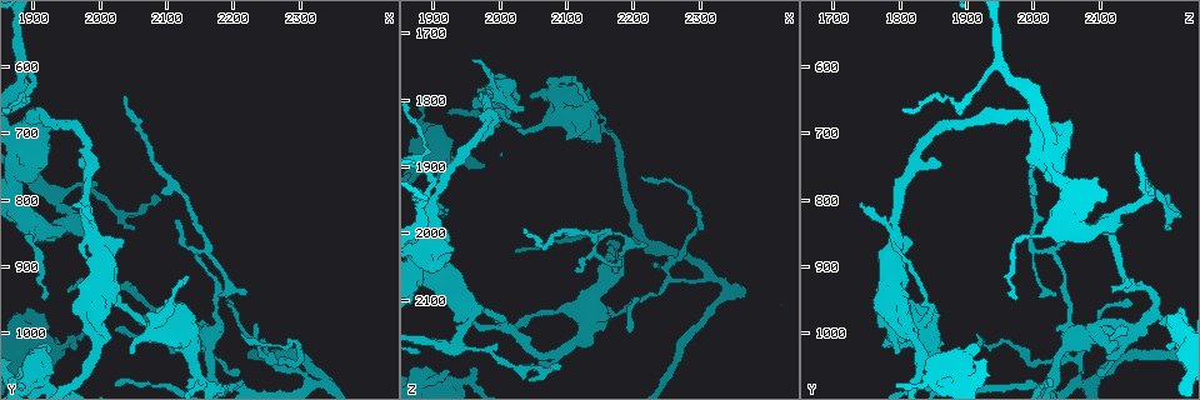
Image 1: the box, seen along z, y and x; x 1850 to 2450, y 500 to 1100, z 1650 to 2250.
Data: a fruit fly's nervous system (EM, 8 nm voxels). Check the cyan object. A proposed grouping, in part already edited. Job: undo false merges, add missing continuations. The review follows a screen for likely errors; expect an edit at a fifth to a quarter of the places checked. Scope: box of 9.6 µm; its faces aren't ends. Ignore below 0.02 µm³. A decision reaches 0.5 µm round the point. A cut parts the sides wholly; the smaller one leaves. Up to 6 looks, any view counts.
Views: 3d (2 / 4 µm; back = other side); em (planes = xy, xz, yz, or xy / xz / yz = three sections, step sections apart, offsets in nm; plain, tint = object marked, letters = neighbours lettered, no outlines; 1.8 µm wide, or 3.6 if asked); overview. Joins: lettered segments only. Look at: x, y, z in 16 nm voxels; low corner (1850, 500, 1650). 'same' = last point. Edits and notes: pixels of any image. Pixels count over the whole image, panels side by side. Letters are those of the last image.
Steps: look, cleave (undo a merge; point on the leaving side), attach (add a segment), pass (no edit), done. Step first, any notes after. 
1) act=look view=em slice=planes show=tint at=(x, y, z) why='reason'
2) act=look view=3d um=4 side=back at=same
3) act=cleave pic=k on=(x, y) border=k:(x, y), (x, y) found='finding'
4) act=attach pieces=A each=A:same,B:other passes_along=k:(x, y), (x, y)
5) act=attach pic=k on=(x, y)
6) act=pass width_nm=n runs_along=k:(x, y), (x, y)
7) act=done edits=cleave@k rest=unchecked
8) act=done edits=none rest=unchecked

act=look view=em um=3.6 slice=yz step=16 show=tint at=(1890, 755, 2030) why='abrupt turn'

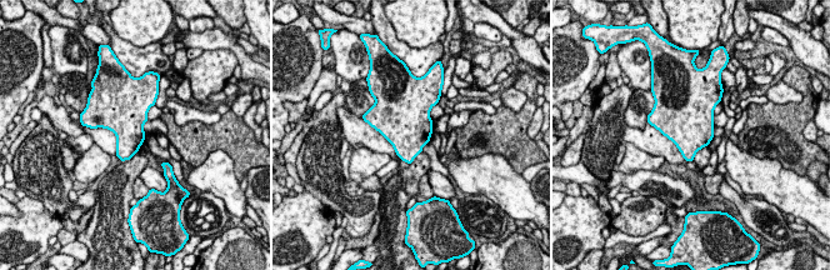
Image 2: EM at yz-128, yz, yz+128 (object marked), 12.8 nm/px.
act=look view=em um=3.6 slice=planes show=tint at=same why='another direction'

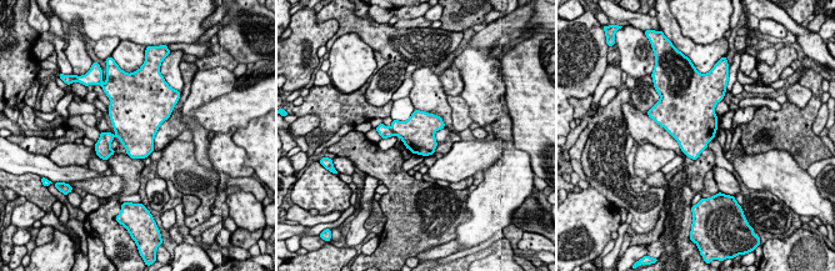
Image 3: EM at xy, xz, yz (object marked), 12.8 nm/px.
act=look view=em um=3.6 slice=planes show=letters at=same

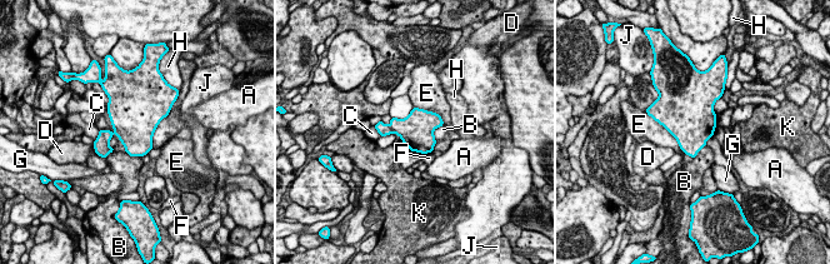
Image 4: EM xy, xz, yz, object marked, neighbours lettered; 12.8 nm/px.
act=cleave pic=4 on=(409, 129) each=A:other,B:other,C:other,D:other,E:other,F:other,G:other,H:other,J:other,K:other border=4:(389, 125), (394, 132) found='two neurons meet here'

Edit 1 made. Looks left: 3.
act=look view=overview

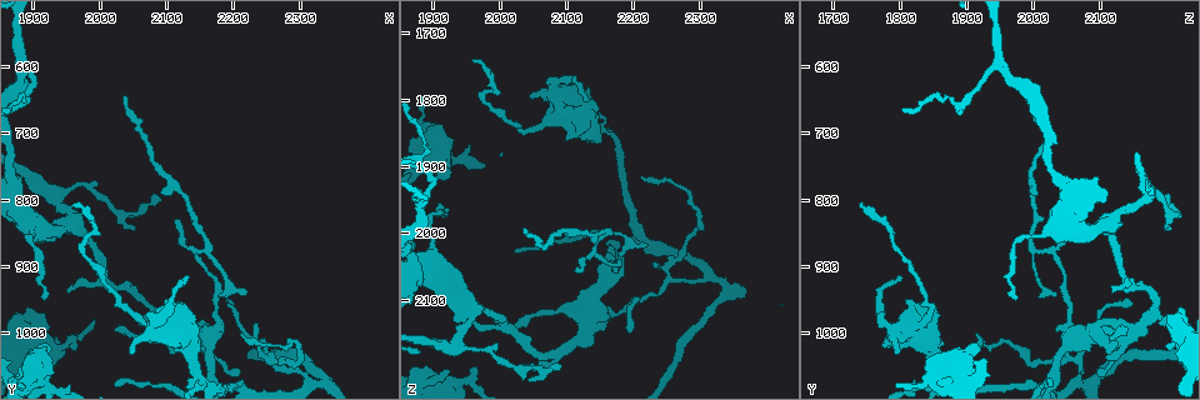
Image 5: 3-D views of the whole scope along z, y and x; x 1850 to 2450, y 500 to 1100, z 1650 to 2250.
act=look view=em um=3.6 slice=planes show=tint at=(1940, 1020, 2225) why='three-way junction'

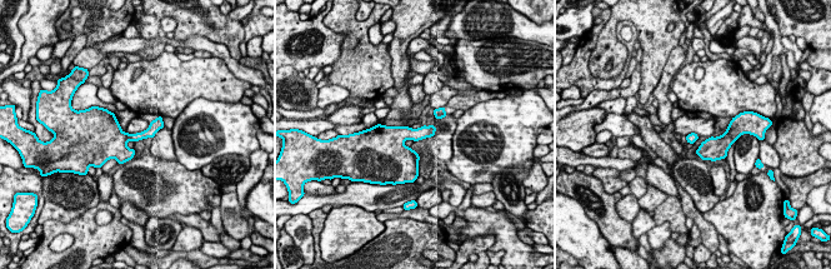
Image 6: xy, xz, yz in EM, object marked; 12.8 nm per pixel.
act=look view=em um=3.6 slice=planes show=letters at=same

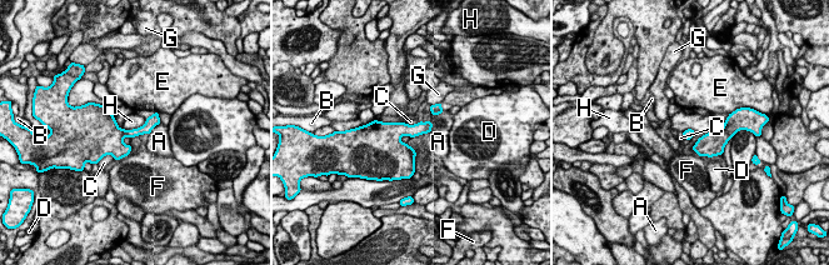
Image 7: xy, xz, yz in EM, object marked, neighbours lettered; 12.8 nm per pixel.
act=pass width_nm=130 each=A:other,B:other,C:other,D:other,E:other,F:other,G:other,H:other border=7:(146, 119), (140, 126), (124, 129) found='continuous, no second neuron'

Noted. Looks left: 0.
act=done edits=cleave@4 rest=unchecked

